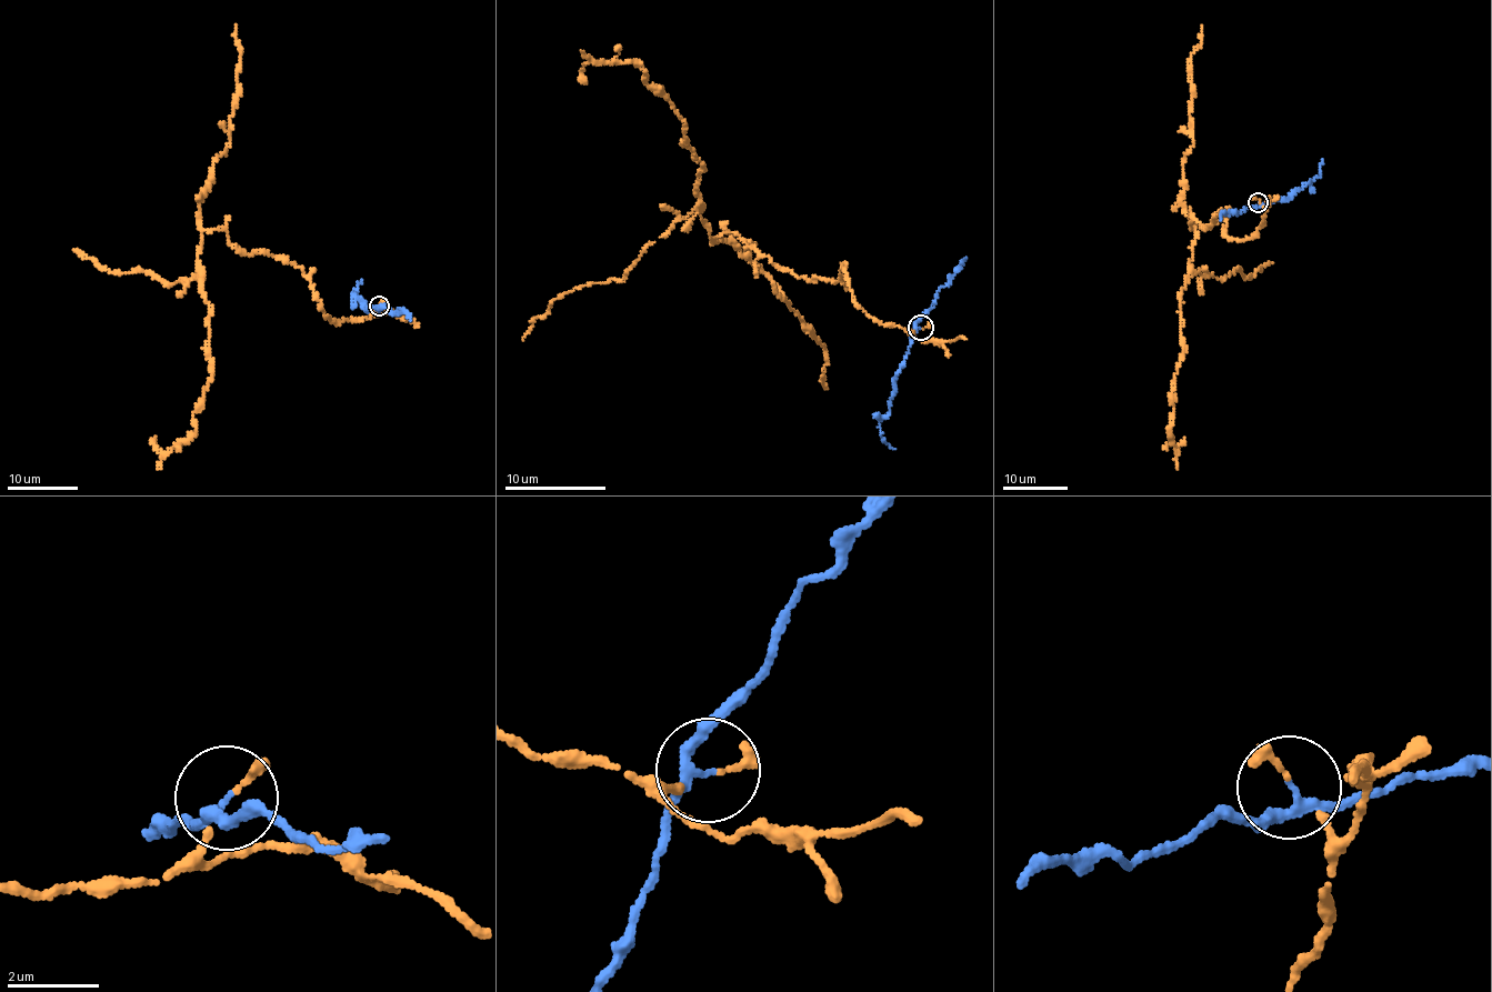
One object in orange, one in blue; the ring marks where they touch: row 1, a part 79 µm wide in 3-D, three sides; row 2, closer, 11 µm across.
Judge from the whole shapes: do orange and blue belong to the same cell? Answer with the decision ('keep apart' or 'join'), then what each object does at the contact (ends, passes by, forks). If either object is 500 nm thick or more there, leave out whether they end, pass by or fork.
keep apart | orange ends | blue passes by

